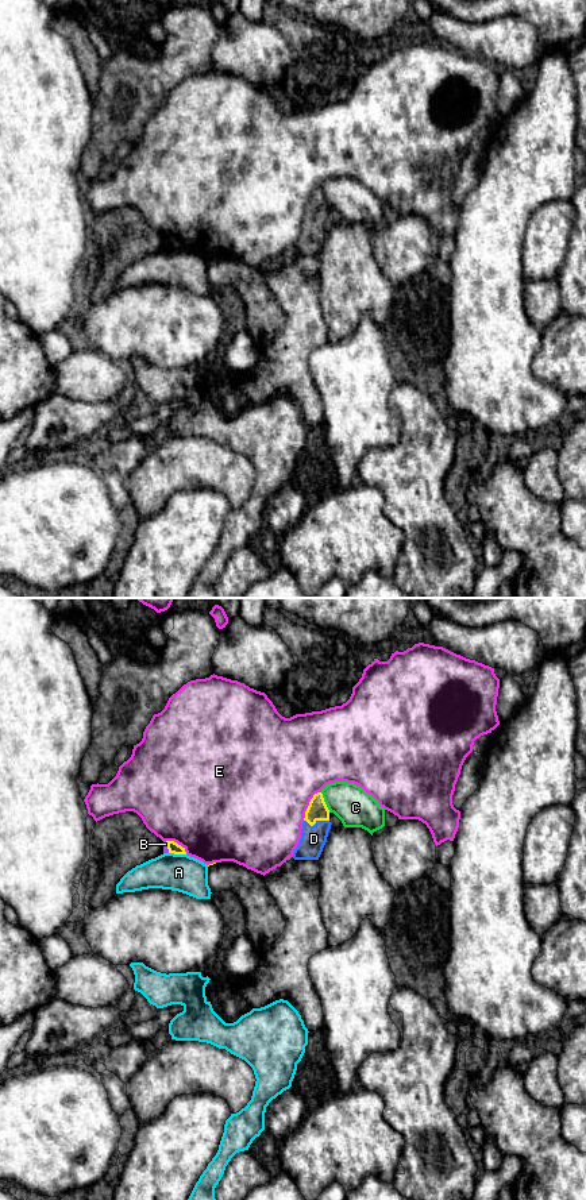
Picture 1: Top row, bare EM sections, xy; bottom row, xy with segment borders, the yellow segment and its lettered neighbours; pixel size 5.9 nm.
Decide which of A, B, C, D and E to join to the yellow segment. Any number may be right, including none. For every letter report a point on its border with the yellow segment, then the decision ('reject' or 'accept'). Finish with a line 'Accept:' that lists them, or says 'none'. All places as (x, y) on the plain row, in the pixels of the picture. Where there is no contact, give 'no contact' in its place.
A: xy (177, 249) | reject
B: xy (168, 242) | reject
C: xy (324, 197) | reject
D: xy (316, 215) | accept
E: xy (309, 200) | reject
Accept: D

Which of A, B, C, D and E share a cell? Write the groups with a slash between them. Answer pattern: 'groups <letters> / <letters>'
groups A / B / C / D / E

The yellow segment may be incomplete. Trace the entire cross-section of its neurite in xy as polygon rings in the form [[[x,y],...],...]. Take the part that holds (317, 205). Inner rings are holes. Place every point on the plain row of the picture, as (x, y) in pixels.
[[[317,188],[309,197],[301,224],[301,234],[293,247],[294,255],[319,255],[331,224],[329,205],[323,189]]]

